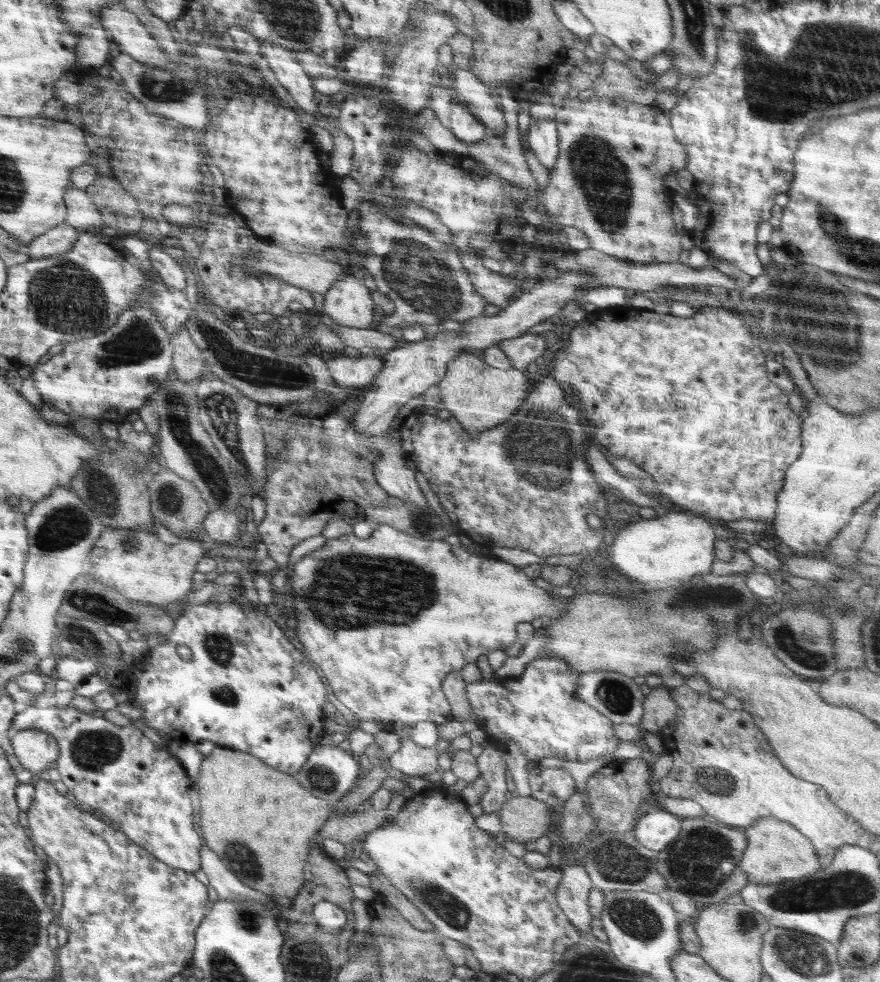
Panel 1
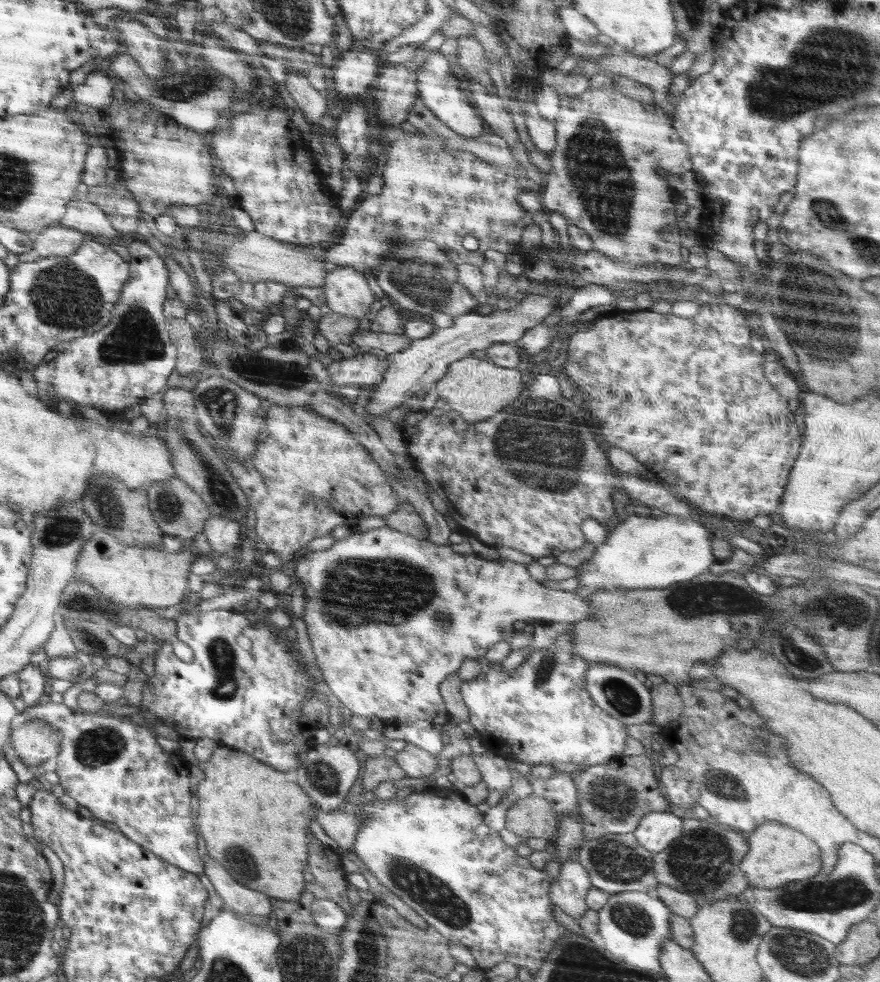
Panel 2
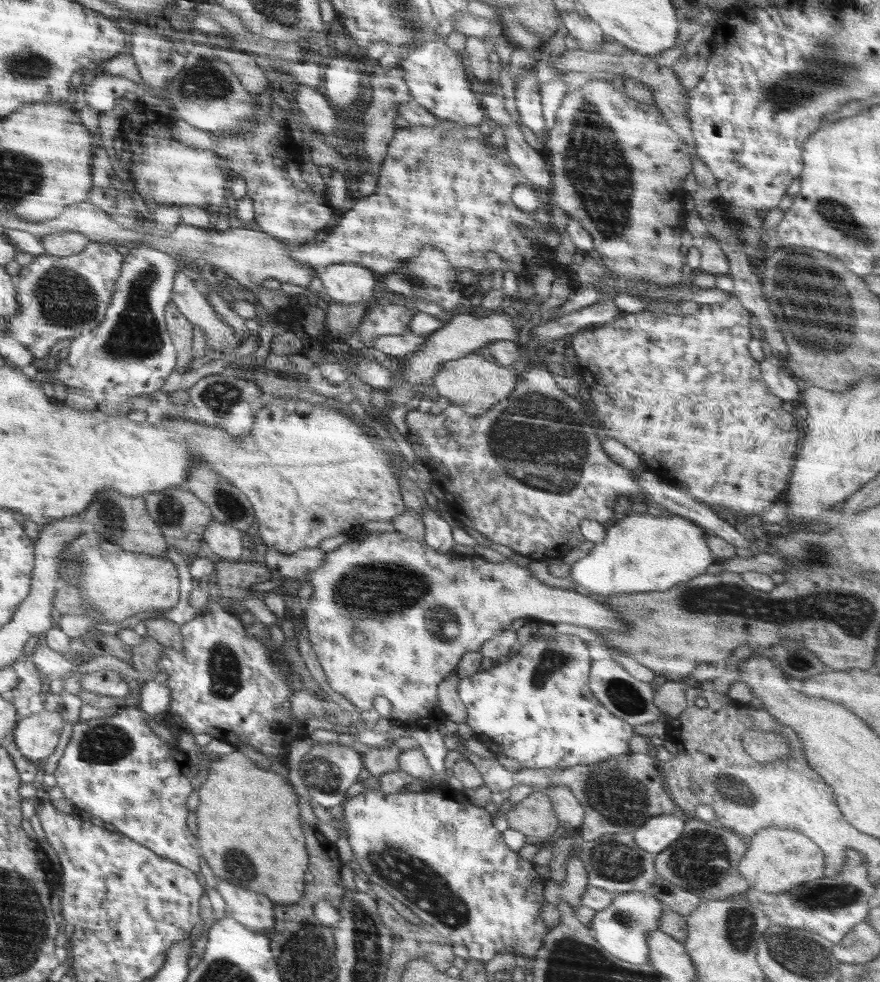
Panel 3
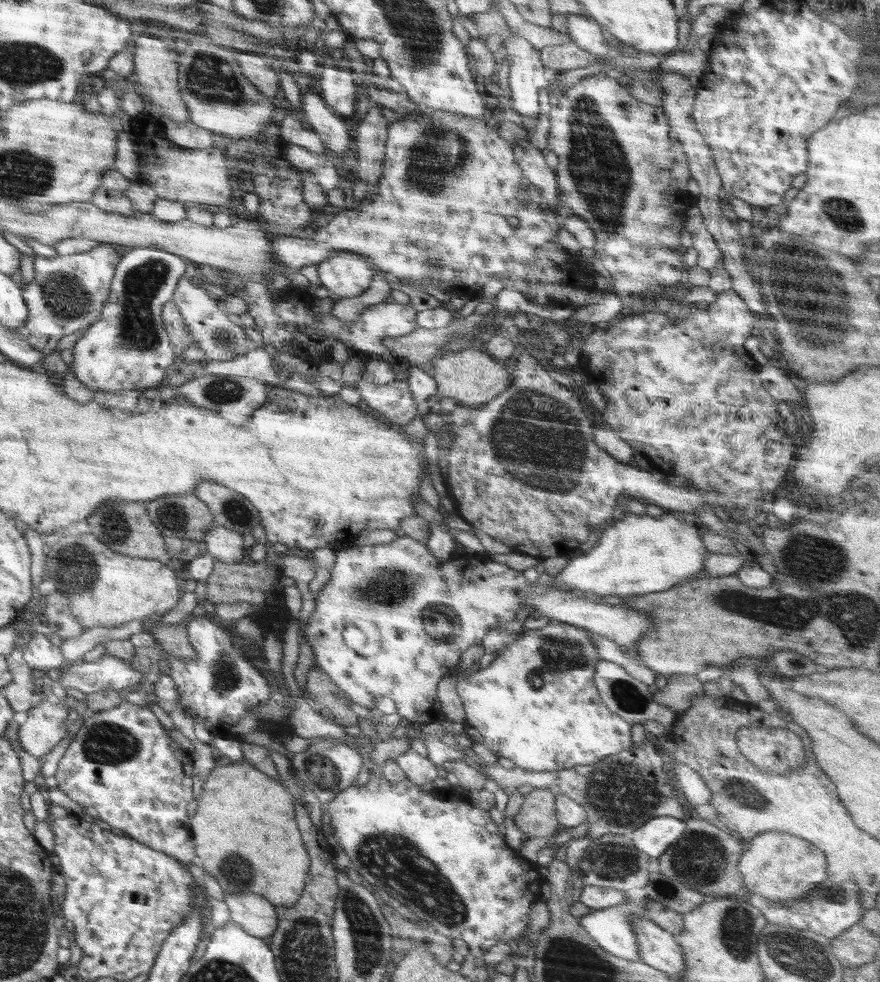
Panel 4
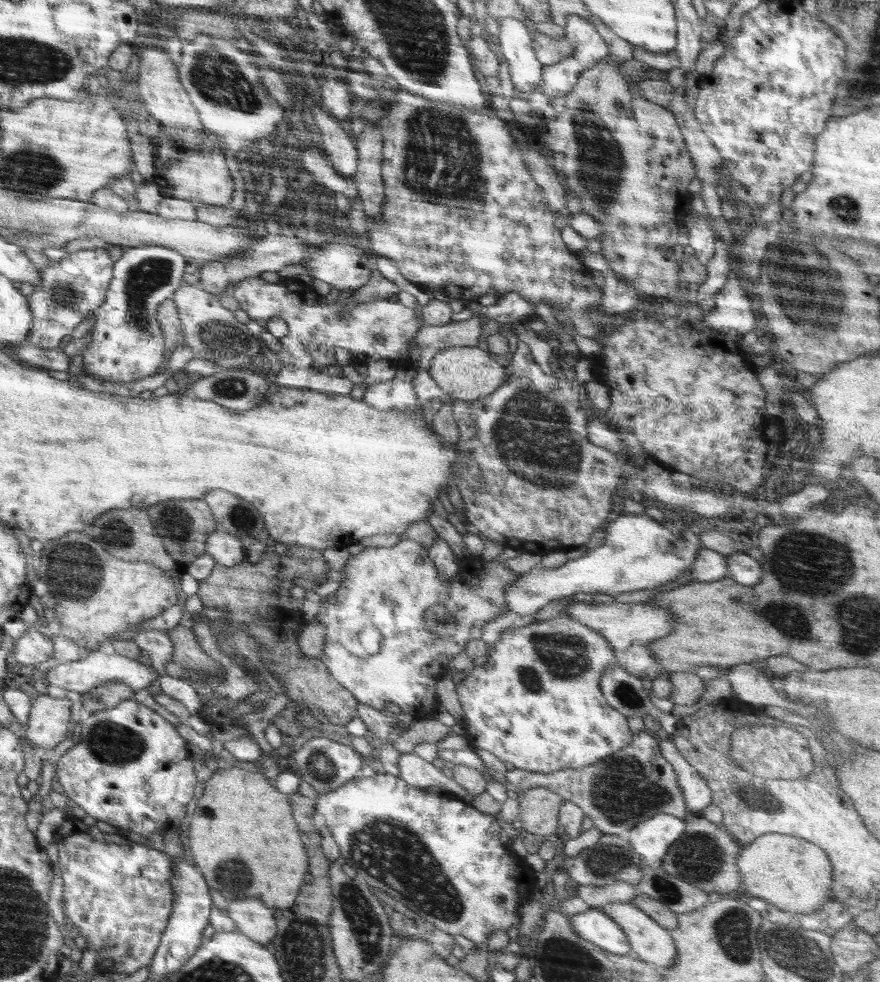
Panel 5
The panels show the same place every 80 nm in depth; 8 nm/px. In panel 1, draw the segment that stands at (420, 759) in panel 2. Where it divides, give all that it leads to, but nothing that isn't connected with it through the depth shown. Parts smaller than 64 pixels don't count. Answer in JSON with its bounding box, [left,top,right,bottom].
[389,737,439,777]

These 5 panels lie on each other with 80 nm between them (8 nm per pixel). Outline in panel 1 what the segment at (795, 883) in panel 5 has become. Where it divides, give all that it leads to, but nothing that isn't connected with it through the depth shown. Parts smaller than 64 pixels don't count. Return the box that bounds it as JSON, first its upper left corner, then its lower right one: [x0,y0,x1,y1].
[740,818,820,885]

